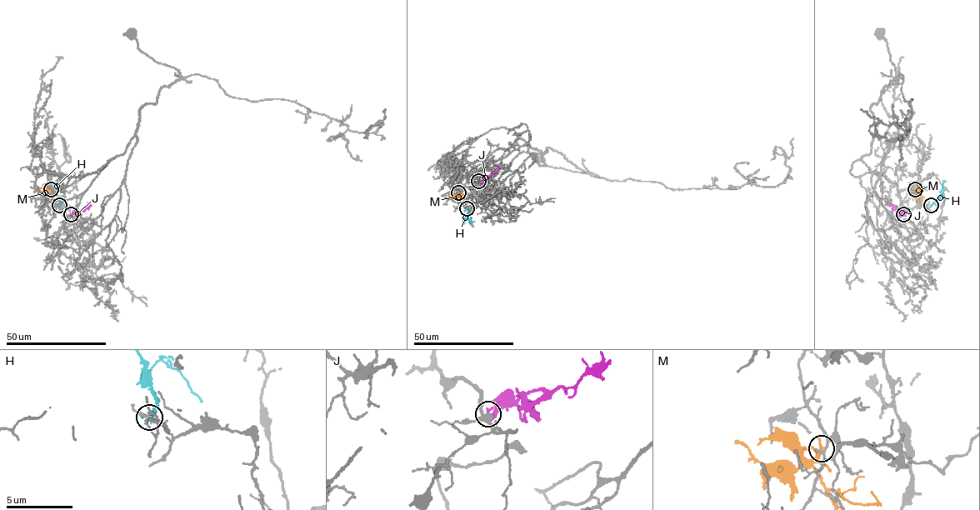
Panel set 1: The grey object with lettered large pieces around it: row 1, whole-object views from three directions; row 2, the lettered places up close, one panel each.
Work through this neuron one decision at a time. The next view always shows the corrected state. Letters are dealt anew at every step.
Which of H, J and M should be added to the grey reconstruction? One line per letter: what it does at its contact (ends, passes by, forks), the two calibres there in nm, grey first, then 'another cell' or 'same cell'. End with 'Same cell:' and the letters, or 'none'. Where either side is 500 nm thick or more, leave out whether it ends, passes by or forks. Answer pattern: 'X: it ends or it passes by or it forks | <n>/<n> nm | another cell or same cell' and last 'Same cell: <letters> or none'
H: it ends | 130/240 nm | another cell
J: it ends | 320/320 nm | another cell
M: it ends | 170/240 nm | another cell
Same cell: none

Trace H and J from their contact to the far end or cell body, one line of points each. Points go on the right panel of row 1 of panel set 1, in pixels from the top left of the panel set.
H: (931, 205), (940, 196), (942, 182), (946, 181)
J: (903, 214), (887, 202)

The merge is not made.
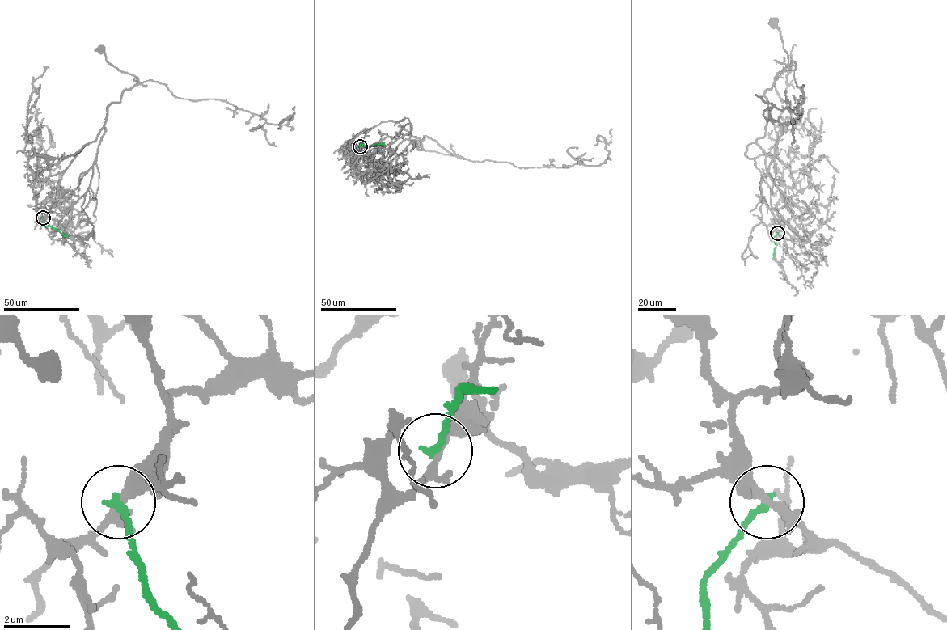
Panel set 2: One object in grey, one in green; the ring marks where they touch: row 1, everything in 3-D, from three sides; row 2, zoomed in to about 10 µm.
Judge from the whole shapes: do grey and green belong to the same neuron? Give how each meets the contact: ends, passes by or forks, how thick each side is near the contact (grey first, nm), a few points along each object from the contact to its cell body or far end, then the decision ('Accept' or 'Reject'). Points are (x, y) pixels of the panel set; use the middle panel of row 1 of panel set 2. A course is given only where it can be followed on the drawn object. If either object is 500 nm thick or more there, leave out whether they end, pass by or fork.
At the ring grey forks. At the ring green ends. Thickness 180 nm (grey) against 260 nm. Course of grey: (360, 146), (390, 145), (407, 133), (418, 149), (426, 136), (455, 155), (425, 150), (419, 144). Course of green: (360, 146), (361, 144), (374, 145), (384, 143). Reject

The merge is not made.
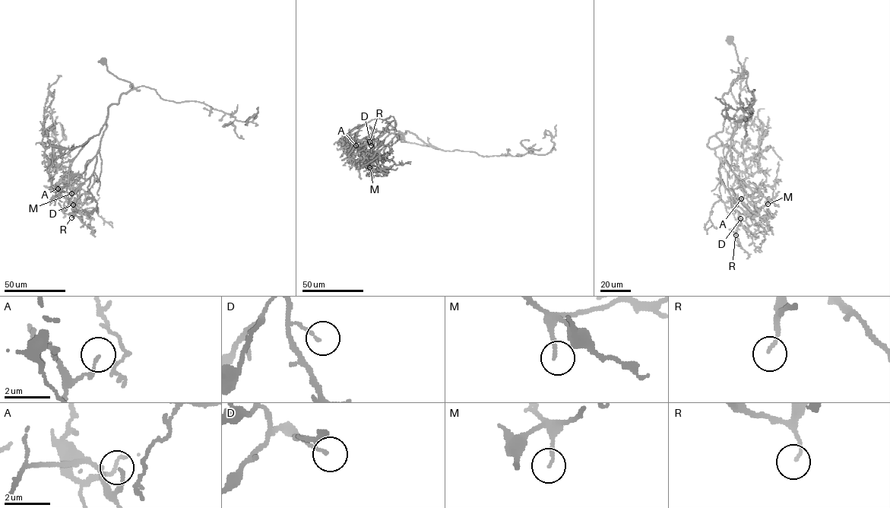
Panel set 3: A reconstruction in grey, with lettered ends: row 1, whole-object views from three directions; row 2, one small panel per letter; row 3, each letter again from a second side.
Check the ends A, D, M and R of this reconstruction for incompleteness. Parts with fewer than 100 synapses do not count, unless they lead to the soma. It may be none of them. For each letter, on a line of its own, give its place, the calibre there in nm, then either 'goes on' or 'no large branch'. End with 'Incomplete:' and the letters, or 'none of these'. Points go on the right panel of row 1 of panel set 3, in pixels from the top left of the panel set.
A: place (741, 198); calibre 140 nm; no large branch
D: place (740, 218); calibre 120 nm; no large branch
M: place (768, 204); calibre 130 nm; no large branch
R: place (736, 235); calibre 120 nm; goes on
Incomplete: R

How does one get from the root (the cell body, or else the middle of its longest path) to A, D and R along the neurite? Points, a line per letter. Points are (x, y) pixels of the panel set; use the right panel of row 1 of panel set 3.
A: (730, 39), (742, 74), (723, 96), (736, 128), (720, 173), (733, 207), (735, 198), (741, 198)
D: (730, 39), (742, 74), (723, 96), (727, 115), (735, 120), (736, 128), (720, 173), (721, 182), (740, 218)
R: (730, 39), (742, 74), (723, 96), (736, 128), (720, 173), (739, 217), (736, 235)

